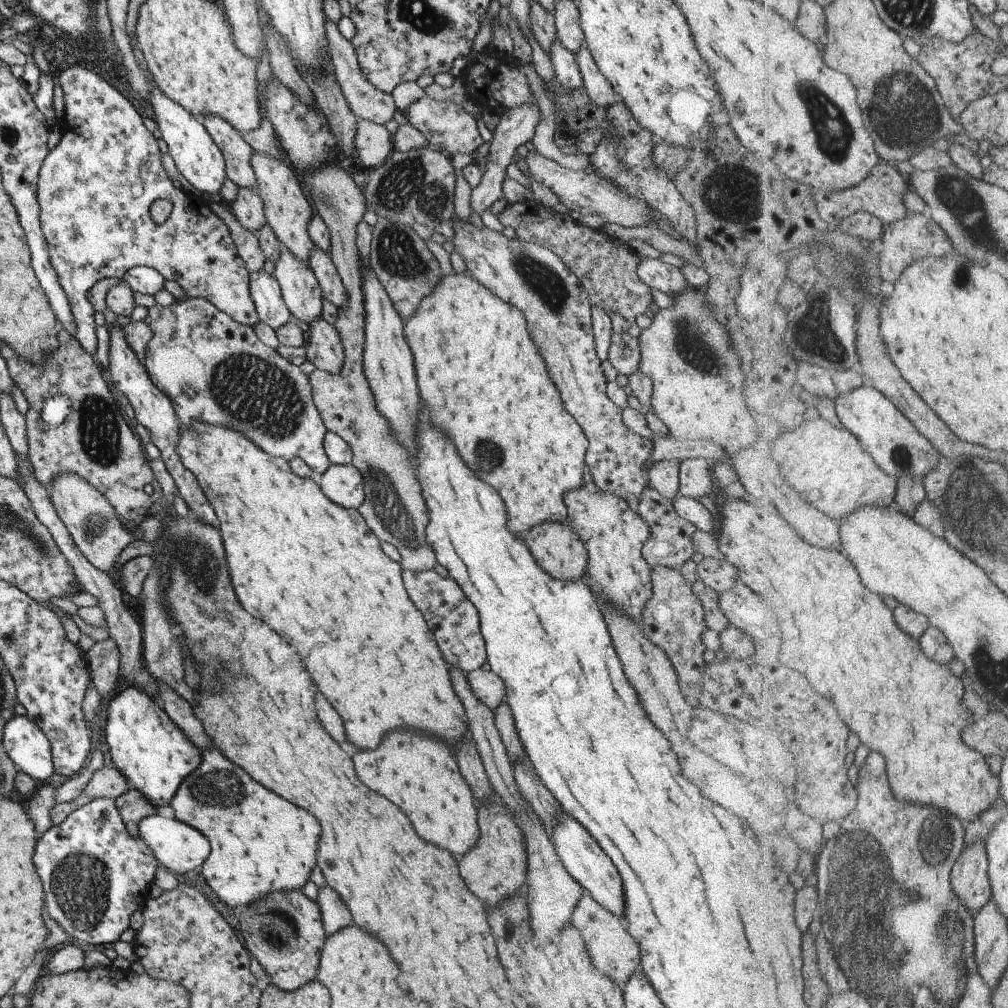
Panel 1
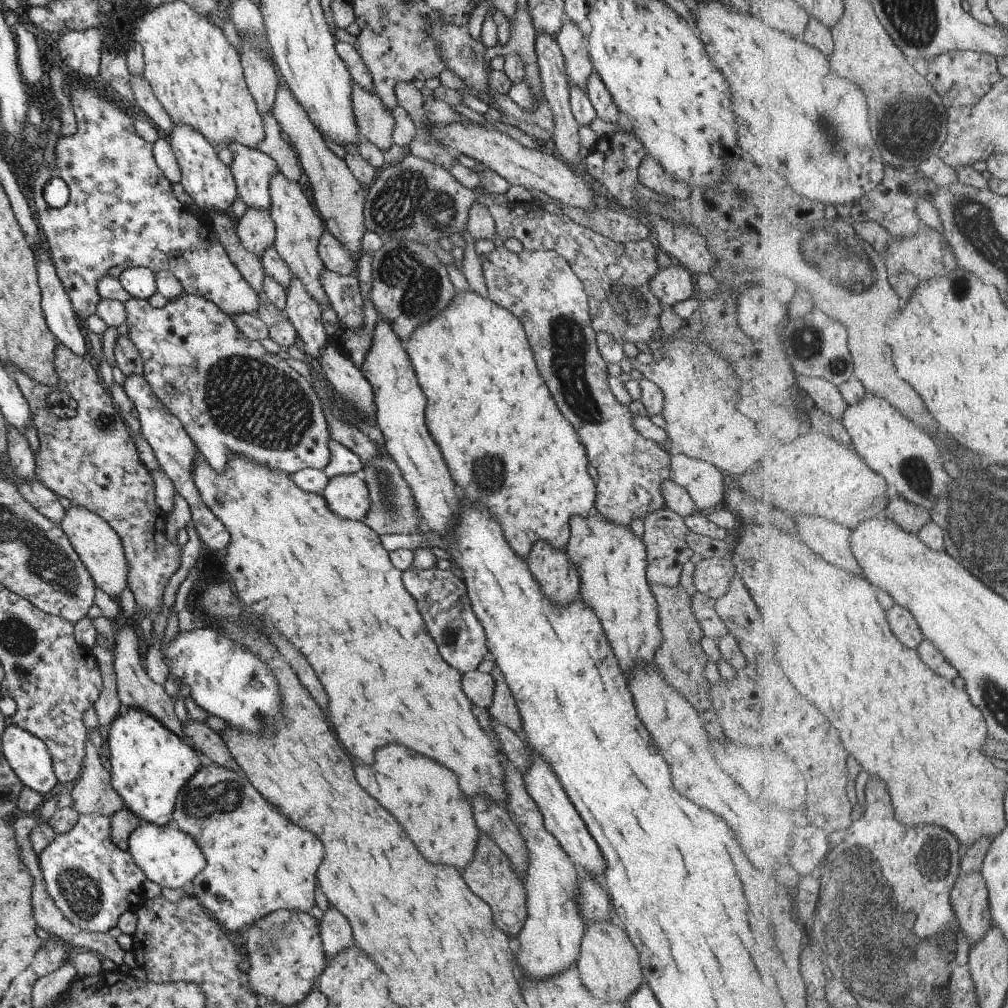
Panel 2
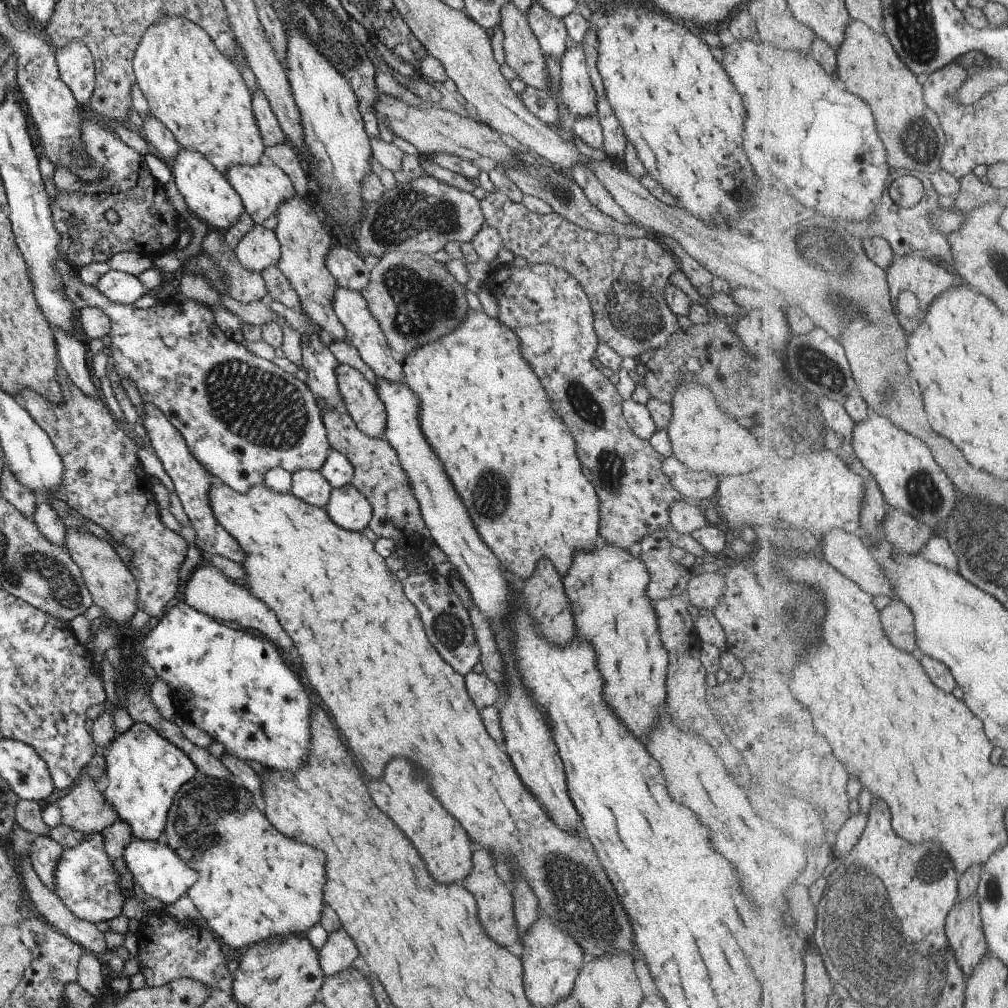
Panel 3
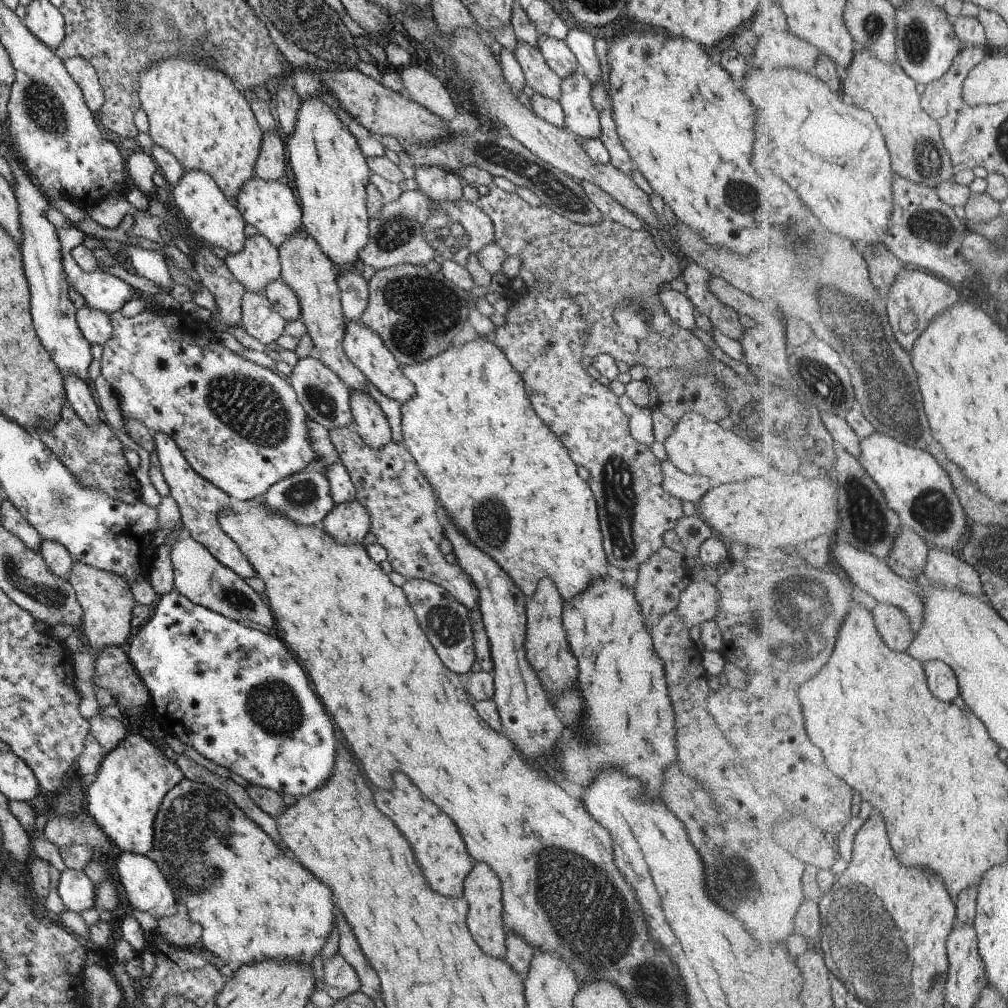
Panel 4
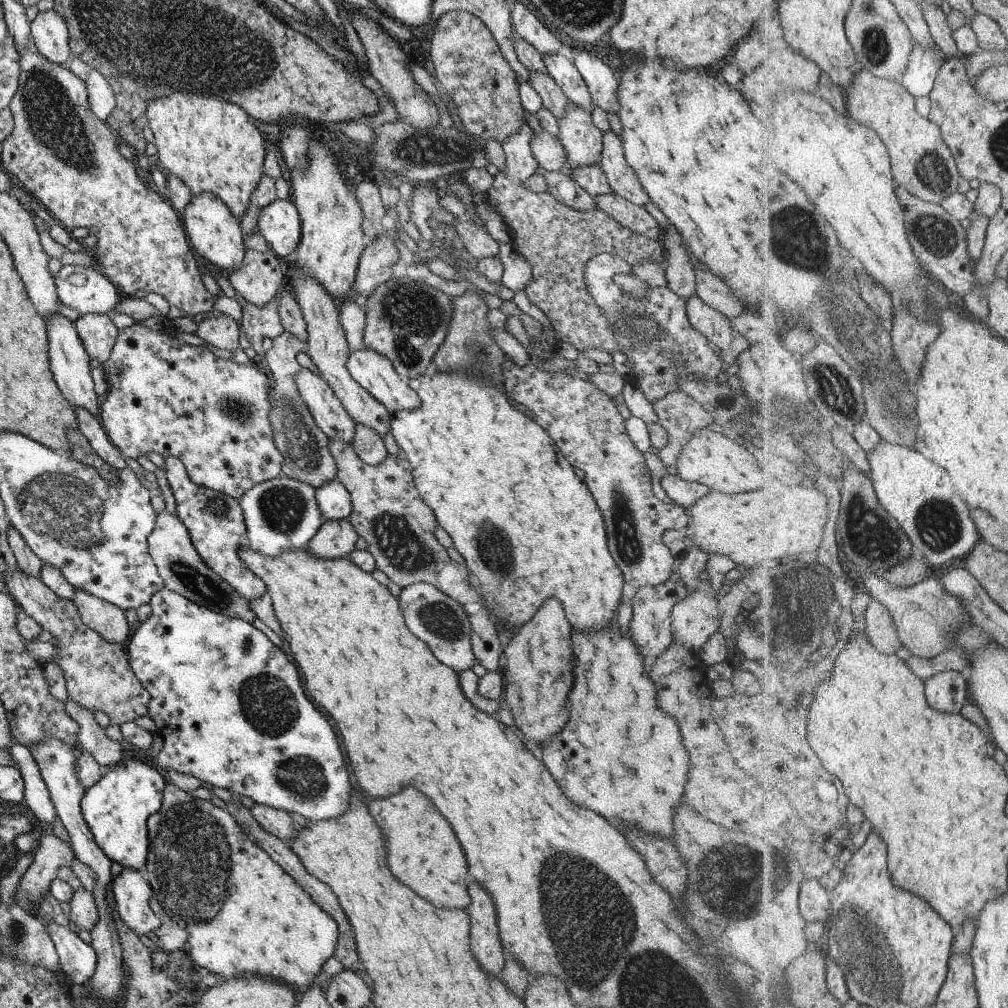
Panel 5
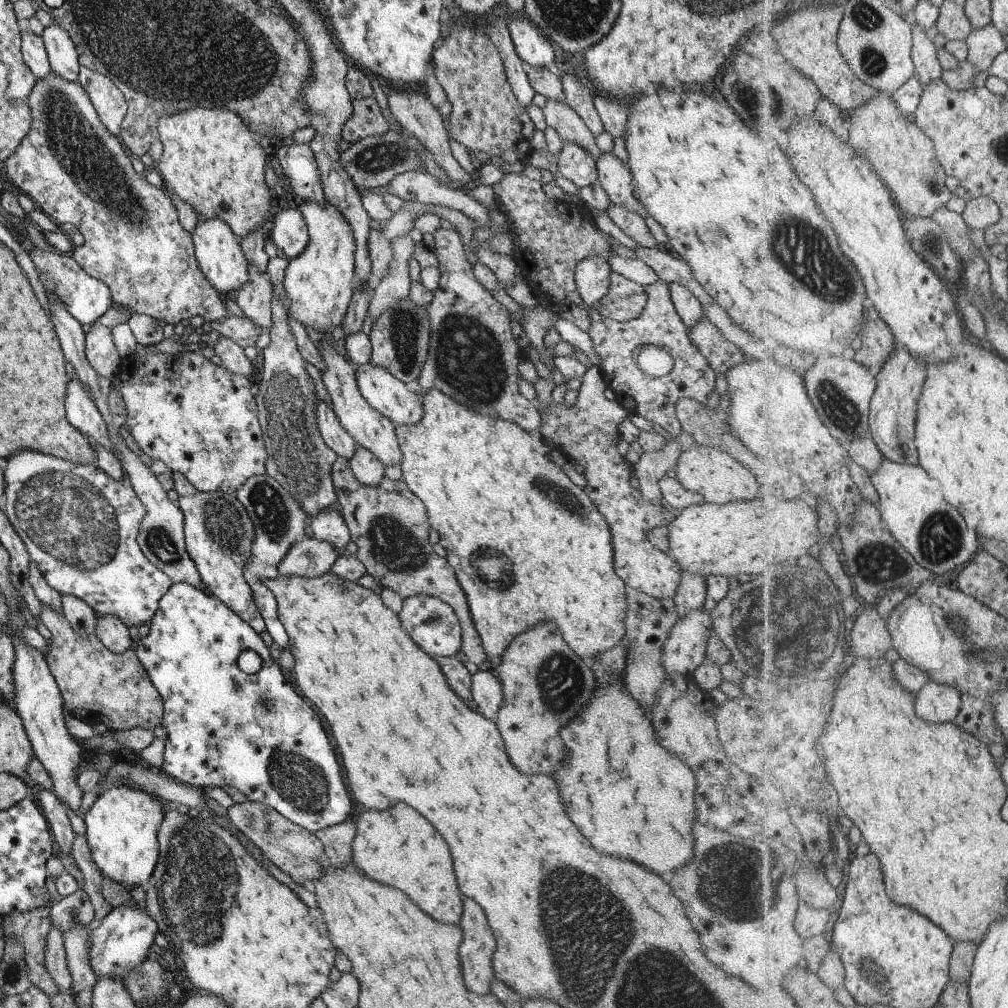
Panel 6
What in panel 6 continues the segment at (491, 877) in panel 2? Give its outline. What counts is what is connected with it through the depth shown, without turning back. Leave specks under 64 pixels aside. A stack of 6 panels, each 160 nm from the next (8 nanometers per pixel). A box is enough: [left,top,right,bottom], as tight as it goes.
[459,898,495,994]

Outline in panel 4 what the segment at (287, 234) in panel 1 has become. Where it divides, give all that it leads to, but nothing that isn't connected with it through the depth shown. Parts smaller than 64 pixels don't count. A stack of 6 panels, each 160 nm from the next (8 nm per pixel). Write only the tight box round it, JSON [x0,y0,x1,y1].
[278,230,369,396]

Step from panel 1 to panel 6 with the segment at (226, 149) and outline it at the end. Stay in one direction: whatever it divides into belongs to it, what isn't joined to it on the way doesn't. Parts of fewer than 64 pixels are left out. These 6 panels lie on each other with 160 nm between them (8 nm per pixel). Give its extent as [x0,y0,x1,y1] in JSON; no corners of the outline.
[267,208,307,259]

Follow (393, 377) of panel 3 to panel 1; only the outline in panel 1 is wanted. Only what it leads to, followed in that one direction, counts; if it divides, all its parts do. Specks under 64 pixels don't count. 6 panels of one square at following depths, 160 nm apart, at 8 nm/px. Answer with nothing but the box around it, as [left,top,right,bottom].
[306,245,346,308]

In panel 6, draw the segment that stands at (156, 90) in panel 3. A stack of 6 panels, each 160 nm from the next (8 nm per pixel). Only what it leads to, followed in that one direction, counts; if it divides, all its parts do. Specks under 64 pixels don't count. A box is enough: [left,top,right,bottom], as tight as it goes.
[154,107,273,238]

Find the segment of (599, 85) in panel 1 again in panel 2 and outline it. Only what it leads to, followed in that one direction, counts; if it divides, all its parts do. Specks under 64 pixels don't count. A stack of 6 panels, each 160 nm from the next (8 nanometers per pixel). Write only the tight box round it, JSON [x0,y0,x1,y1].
[584,71,622,123]

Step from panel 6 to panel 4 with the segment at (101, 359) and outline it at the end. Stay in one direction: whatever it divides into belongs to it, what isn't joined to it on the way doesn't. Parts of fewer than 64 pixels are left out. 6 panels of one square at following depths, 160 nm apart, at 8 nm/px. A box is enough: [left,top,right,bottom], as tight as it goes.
[75,306,113,346]

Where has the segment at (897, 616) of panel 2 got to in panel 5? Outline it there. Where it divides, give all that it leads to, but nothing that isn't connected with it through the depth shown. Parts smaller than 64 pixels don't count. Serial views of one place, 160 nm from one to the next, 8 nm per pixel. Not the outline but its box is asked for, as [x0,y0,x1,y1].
[864,599,902,655]

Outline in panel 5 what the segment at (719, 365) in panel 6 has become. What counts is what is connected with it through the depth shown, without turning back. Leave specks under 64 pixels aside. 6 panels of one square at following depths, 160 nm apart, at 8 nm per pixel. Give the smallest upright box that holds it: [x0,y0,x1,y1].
[686,293,747,368]

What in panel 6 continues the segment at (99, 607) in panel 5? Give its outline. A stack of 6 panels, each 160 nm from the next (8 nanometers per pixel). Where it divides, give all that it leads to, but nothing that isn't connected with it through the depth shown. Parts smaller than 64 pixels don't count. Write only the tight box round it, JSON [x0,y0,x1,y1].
[94,614,133,654]

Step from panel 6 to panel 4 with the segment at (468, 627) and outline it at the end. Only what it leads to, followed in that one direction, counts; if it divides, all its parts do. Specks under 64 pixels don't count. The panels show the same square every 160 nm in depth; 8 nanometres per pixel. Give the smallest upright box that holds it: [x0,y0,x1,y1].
[328,427,493,673]

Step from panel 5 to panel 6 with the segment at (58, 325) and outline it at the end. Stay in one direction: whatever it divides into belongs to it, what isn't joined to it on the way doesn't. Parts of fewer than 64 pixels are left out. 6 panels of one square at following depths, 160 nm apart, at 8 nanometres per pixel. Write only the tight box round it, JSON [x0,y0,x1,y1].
[64,375,113,451]

